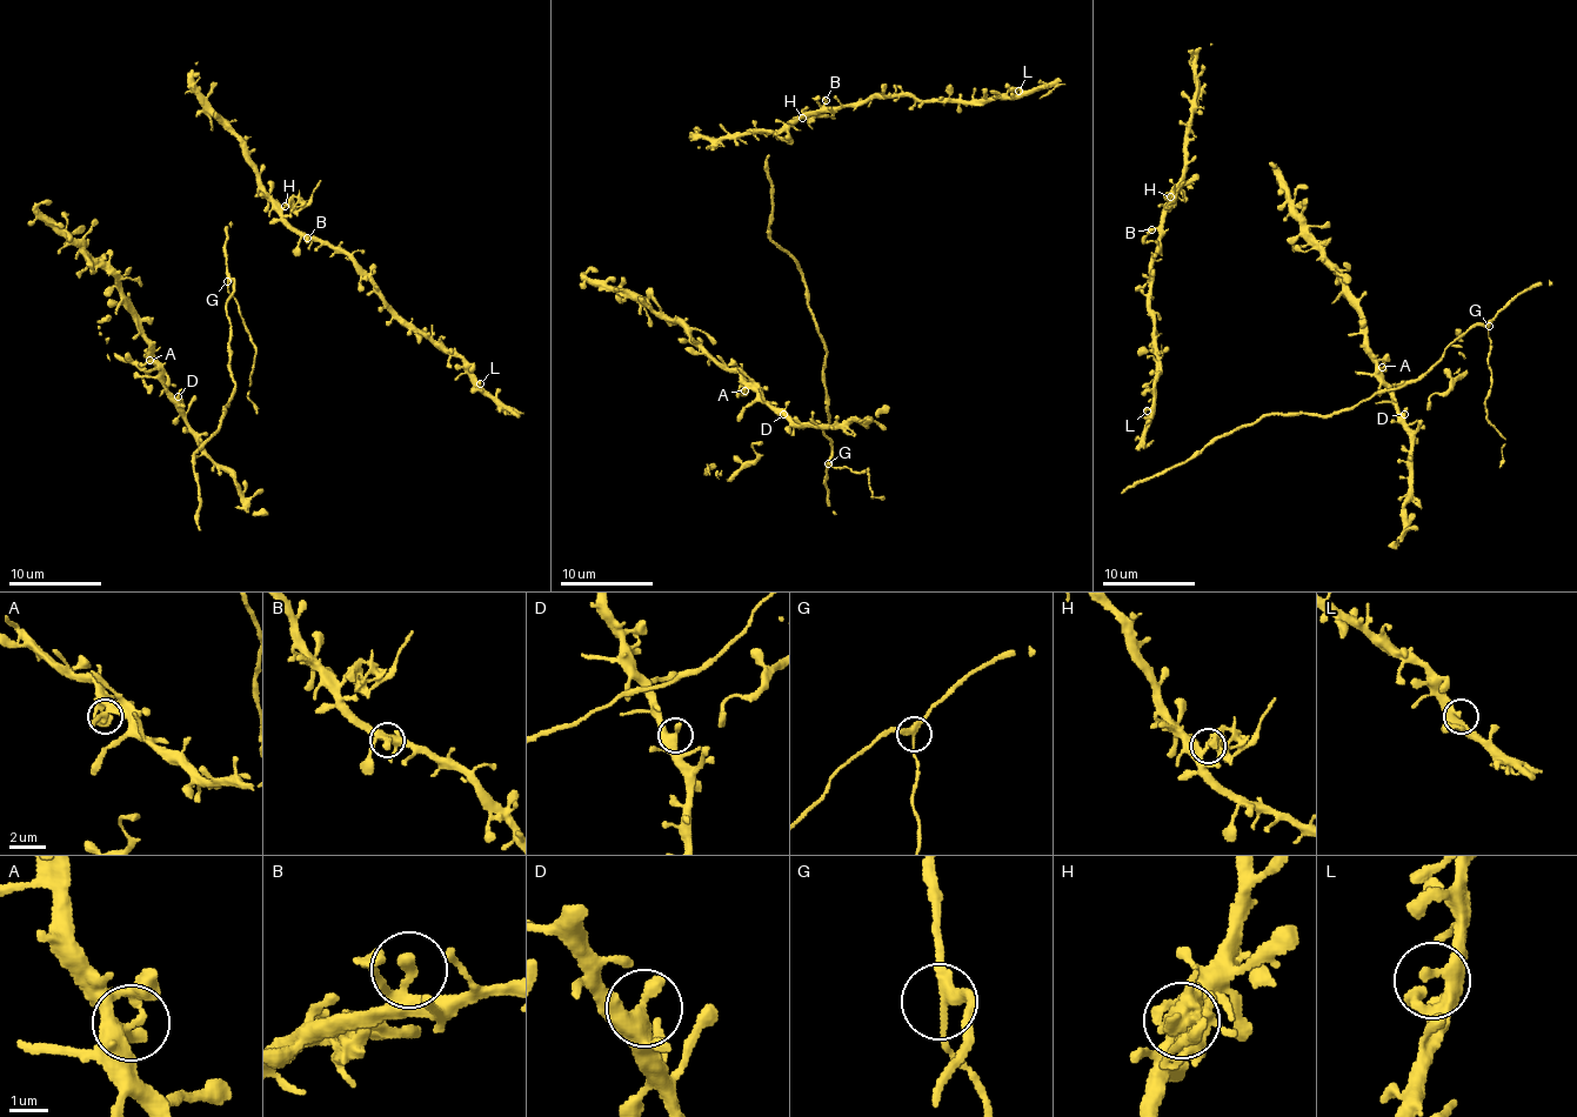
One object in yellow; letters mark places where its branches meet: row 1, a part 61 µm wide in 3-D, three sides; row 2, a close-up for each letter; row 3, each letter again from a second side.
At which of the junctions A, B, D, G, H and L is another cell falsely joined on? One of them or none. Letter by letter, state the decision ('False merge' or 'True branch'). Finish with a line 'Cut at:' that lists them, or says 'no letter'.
A: True branch
B: True branch
D: True branch
G: True branch
H: False merge
L: True branch
Cut at: H

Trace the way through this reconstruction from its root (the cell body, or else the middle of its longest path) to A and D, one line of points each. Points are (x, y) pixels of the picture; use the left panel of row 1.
A: (38, 209), (115, 280), (121, 300), (149, 349), (149, 360)
D: (38, 209), (115, 280), (121, 300), (155, 359), (166, 389), (178, 396)

